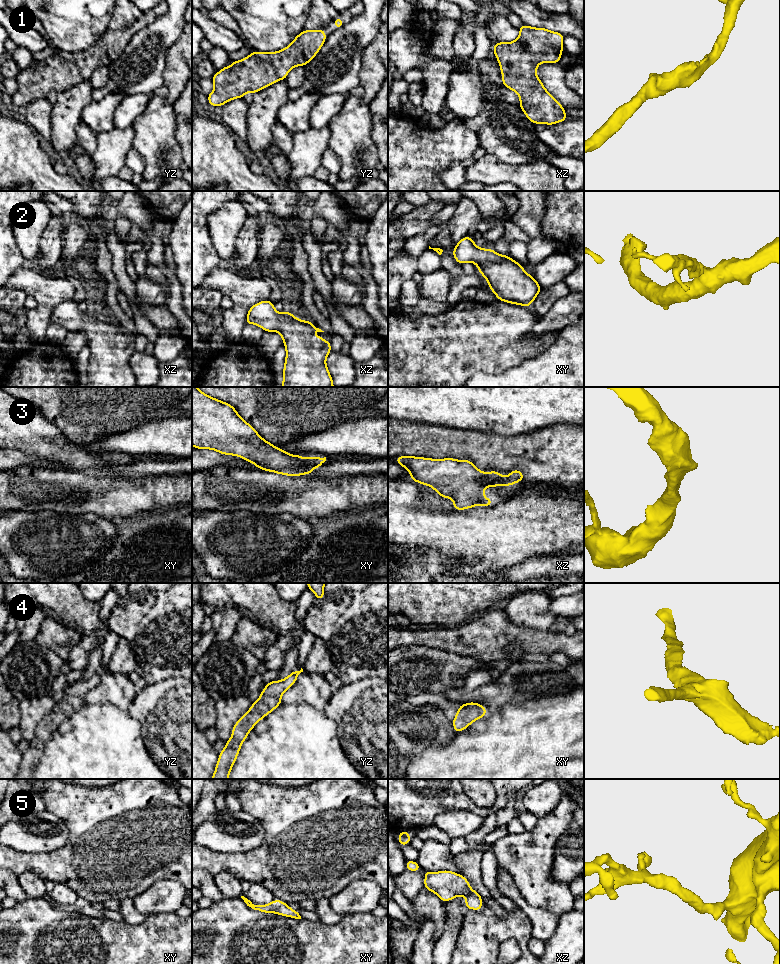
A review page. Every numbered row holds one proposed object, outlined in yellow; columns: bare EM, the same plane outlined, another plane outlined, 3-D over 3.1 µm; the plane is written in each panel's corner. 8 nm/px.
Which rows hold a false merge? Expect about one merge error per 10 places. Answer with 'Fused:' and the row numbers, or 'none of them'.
Fused: none of them

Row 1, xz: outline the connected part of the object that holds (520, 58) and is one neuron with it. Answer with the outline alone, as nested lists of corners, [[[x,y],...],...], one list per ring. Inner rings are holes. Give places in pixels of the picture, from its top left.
[[[525,24],[518,29],[520,34],[515,41],[497,42],[493,47],[493,53],[502,72],[503,86],[518,94],[519,107],[534,125],[538,123],[553,125],[567,120],[564,107],[546,90],[536,73],[540,63],[560,62],[564,35],[543,27],[534,28]]]

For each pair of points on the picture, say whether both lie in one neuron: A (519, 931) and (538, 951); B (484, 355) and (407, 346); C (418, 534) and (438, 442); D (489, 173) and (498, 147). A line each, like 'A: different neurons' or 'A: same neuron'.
A: different neurons
B: same neuron
C: different neurons
D: different neurons

